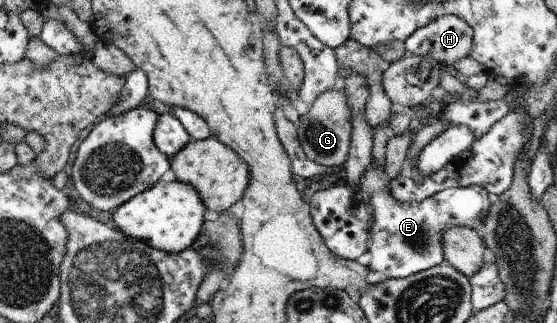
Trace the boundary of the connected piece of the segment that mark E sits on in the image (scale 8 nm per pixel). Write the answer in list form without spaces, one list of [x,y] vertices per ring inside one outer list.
[[[373,160],[357,188],[372,209],[371,221],[374,223],[369,230],[367,252],[370,253],[370,263],[367,269],[375,280],[408,278],[444,263],[445,232],[457,226],[474,230],[479,223],[485,222],[492,203],[492,197],[485,189],[476,185],[449,188],[422,202],[400,202],[392,196],[389,183],[385,170]]]

